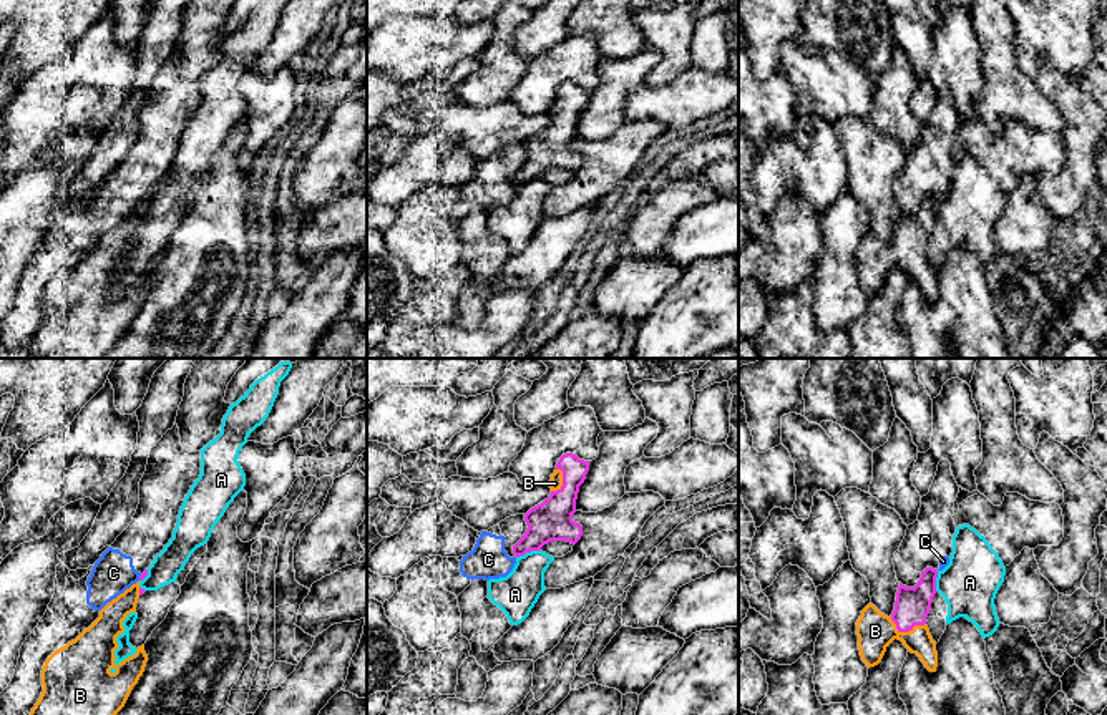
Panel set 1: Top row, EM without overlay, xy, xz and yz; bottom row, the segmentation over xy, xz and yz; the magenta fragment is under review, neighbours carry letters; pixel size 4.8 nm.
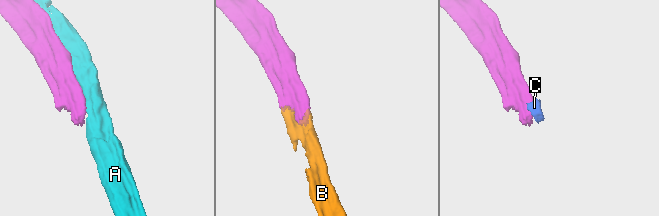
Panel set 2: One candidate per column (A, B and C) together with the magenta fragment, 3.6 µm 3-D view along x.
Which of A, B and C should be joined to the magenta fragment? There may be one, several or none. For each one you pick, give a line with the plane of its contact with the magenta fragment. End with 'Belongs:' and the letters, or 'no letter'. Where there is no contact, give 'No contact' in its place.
B: Touches magenta in yz
Belongs: B

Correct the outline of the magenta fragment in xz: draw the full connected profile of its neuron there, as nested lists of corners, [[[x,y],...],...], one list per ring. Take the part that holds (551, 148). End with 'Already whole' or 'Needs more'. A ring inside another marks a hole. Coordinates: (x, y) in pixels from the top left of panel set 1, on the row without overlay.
[[[573,81],[559,86],[551,108],[546,111],[551,123],[541,133],[524,143],[526,161],[513,174],[516,186],[541,176],[551,169],[576,173],[583,164],[583,154],[573,149],[579,114],[589,100],[589,90]]]. Needs more

